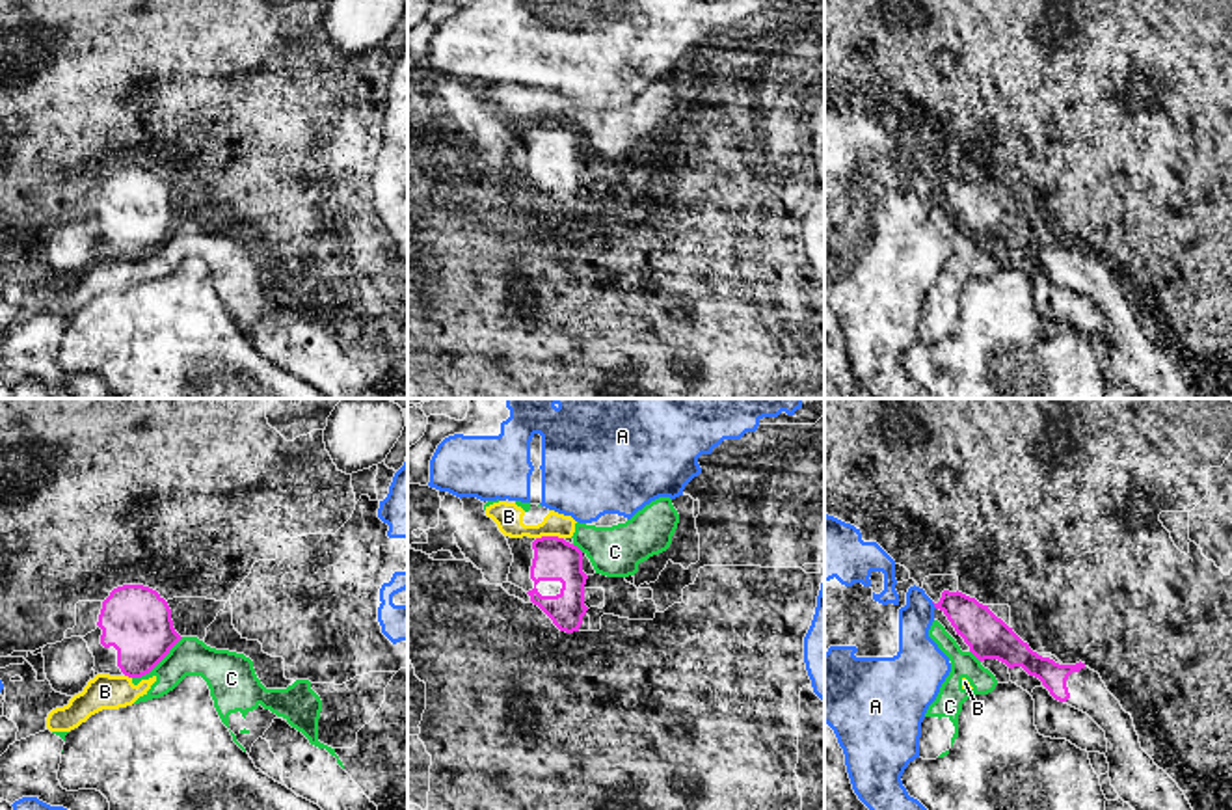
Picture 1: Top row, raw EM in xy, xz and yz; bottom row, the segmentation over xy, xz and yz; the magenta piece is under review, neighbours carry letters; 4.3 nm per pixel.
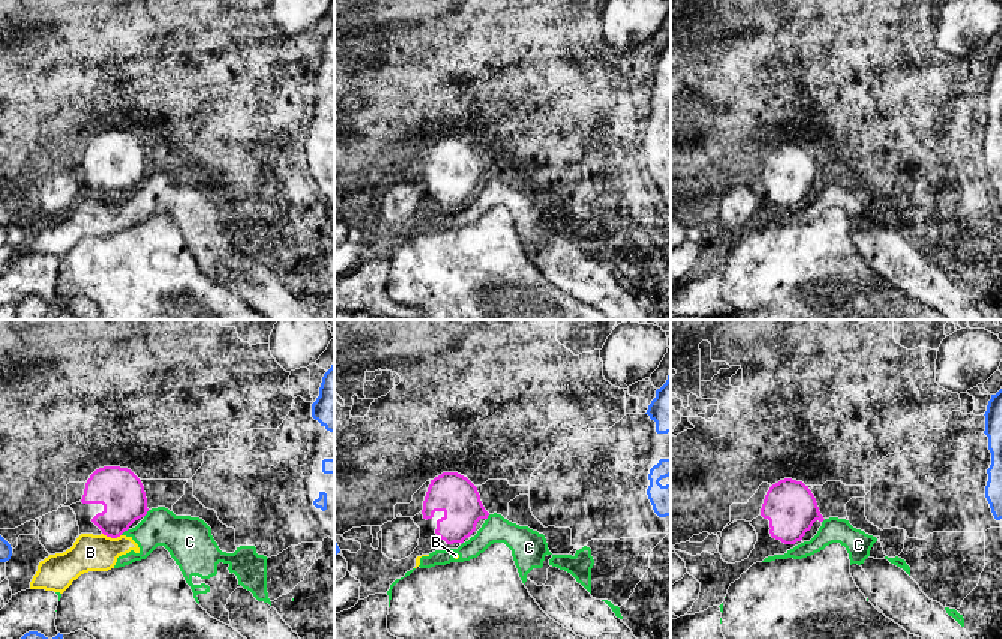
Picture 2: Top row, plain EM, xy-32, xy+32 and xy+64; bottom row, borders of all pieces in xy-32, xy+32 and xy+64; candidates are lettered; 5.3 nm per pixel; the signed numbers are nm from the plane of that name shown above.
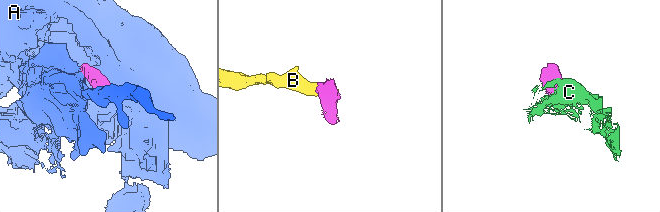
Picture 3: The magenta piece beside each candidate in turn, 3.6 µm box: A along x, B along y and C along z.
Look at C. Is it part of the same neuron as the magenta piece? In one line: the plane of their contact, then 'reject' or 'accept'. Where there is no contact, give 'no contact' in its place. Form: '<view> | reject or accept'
xy | reject

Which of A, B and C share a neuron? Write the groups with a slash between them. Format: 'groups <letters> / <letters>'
groups A / B C

